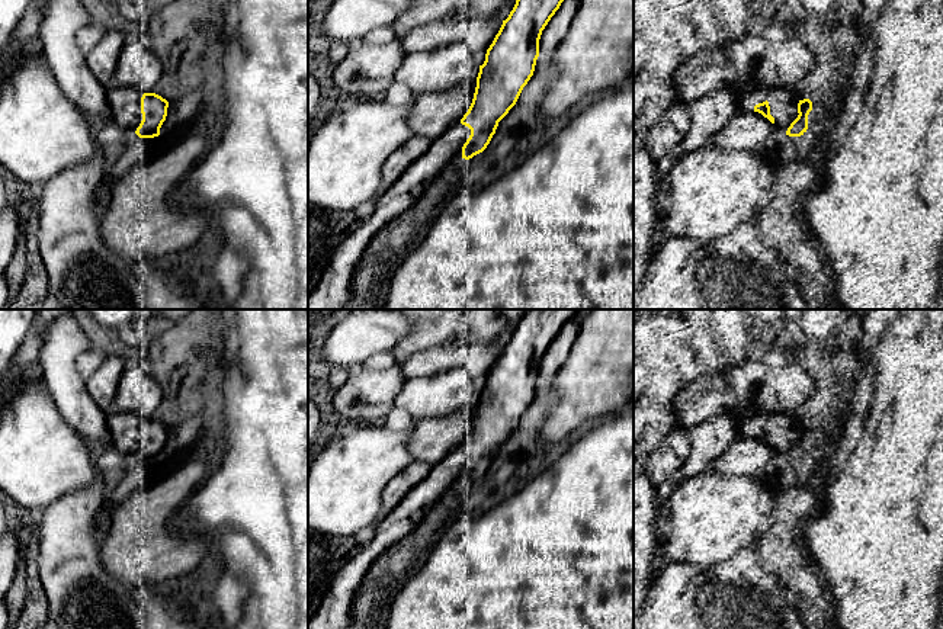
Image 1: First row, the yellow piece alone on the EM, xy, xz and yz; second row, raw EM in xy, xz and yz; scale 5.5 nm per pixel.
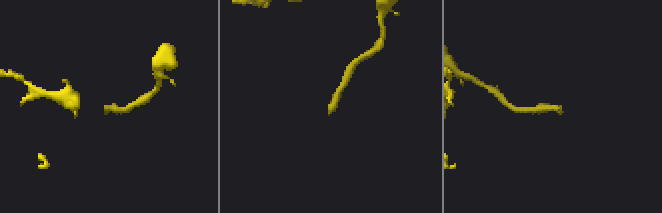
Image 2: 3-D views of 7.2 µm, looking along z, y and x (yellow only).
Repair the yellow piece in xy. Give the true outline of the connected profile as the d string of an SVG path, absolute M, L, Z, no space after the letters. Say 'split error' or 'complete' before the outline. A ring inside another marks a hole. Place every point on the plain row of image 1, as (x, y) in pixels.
split error | M116 413L108 415L108 431L113 449L132 455L139 463L154 463L160 460L169 427L155 418Z

